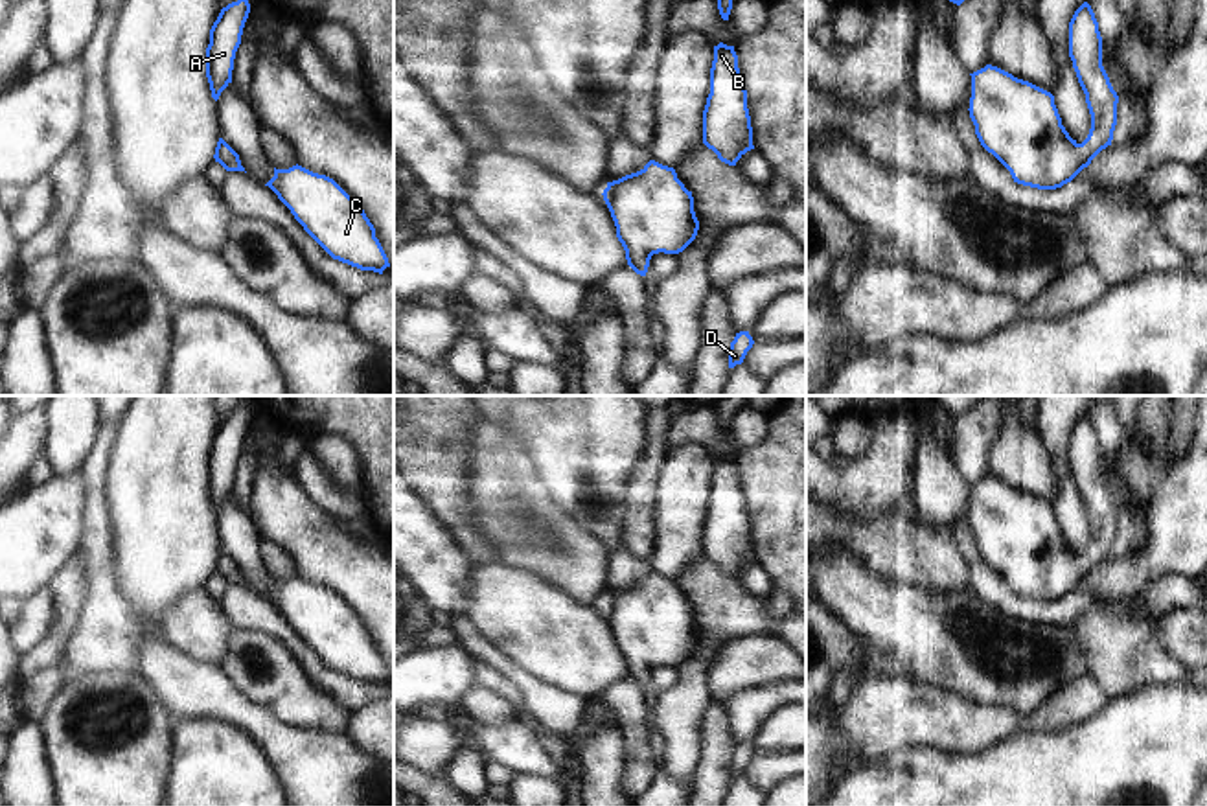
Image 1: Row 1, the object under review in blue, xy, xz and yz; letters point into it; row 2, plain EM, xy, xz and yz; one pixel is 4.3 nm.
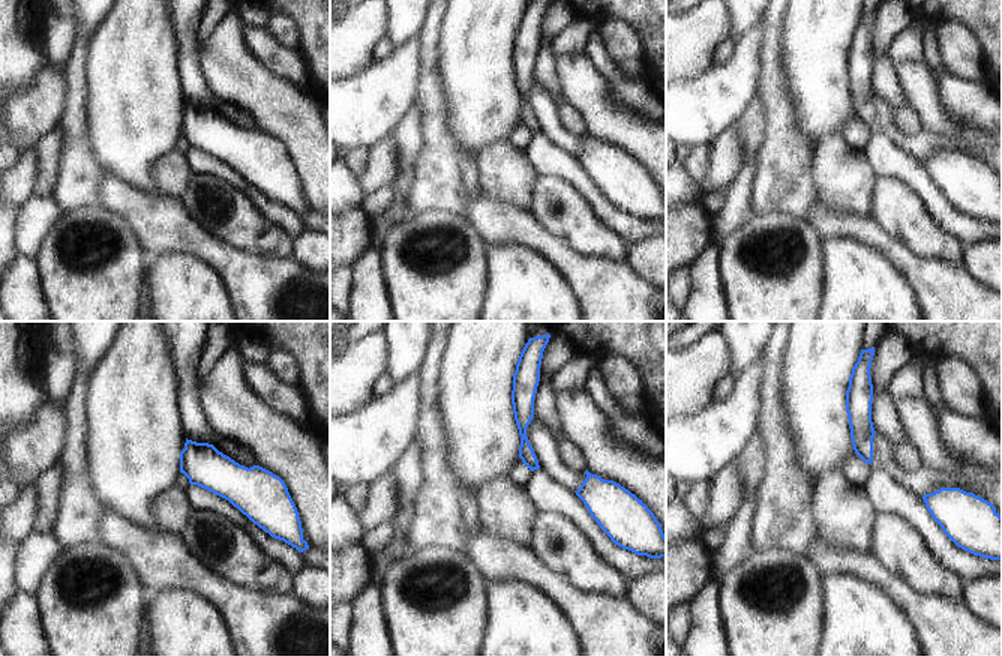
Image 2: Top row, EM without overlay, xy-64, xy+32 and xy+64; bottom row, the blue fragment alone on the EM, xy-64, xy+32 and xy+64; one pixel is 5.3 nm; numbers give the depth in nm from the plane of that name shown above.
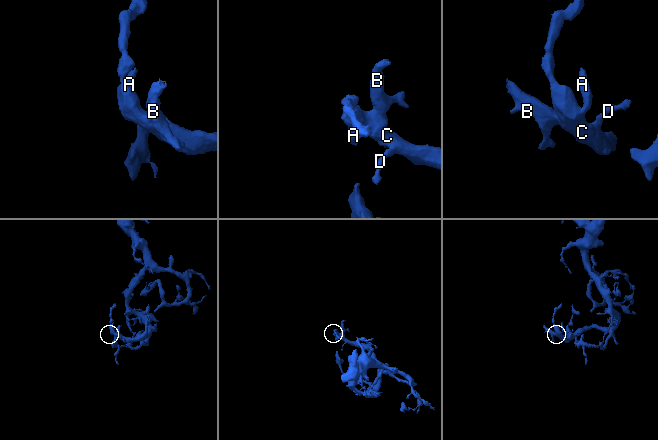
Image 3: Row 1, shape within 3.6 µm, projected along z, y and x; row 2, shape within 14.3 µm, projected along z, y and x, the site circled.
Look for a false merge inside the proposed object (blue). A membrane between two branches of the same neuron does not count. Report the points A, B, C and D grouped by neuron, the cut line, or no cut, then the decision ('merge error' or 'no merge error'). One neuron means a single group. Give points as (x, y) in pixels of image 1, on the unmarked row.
A B C D; no cut; no merge error

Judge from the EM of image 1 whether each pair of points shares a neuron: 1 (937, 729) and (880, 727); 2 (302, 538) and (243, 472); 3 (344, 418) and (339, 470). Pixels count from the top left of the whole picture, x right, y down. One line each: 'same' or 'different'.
1: same
2: different
3: different

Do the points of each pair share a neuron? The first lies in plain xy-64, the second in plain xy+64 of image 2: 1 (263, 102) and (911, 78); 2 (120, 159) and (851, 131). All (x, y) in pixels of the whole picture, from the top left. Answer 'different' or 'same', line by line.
1: same
2: different

